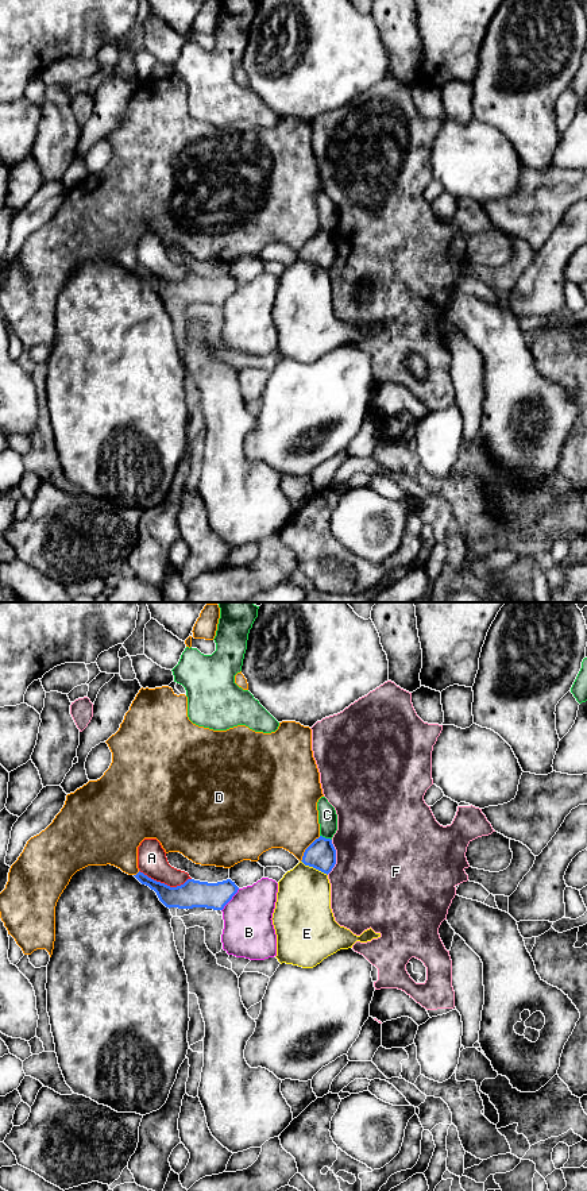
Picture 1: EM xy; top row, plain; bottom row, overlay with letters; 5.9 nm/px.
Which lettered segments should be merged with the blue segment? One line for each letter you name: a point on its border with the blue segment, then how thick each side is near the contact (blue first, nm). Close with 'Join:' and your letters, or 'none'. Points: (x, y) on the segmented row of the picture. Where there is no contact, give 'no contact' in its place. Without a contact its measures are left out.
Join: none

